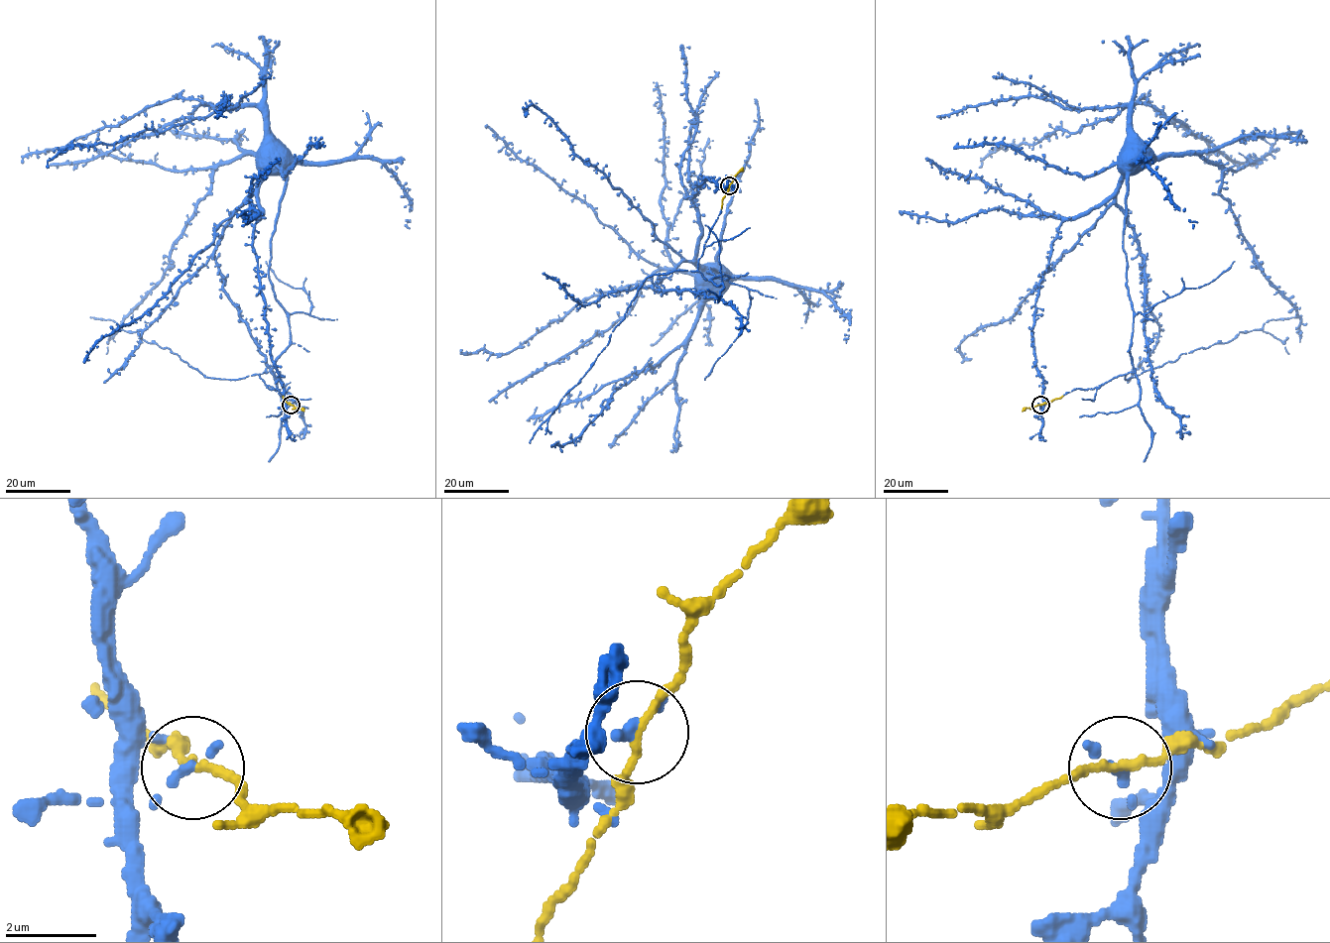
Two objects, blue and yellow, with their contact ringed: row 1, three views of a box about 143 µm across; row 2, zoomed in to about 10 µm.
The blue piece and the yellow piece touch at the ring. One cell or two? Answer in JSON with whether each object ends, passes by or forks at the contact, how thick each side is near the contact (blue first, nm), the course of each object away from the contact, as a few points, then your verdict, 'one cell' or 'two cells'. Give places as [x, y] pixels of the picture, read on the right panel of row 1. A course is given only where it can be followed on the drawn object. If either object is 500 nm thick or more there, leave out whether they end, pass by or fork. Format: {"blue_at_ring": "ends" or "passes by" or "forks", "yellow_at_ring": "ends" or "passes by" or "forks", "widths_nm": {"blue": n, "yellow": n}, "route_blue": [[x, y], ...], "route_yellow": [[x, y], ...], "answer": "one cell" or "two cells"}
{"blue_at_ring": "ends", "yellow_at_ring": "passes by", "widths_nm": {"blue": 260, "yellow": 170}, "route_blue": [[1039, 405], [1043, 381], [1035, 365], [1032, 326], [1052, 241], [1062, 221], [1089, 213], [1114, 192], [1121, 156]], "route_yellow": [[1039, 405], [1062, 396]], "answer": "one cell"}

